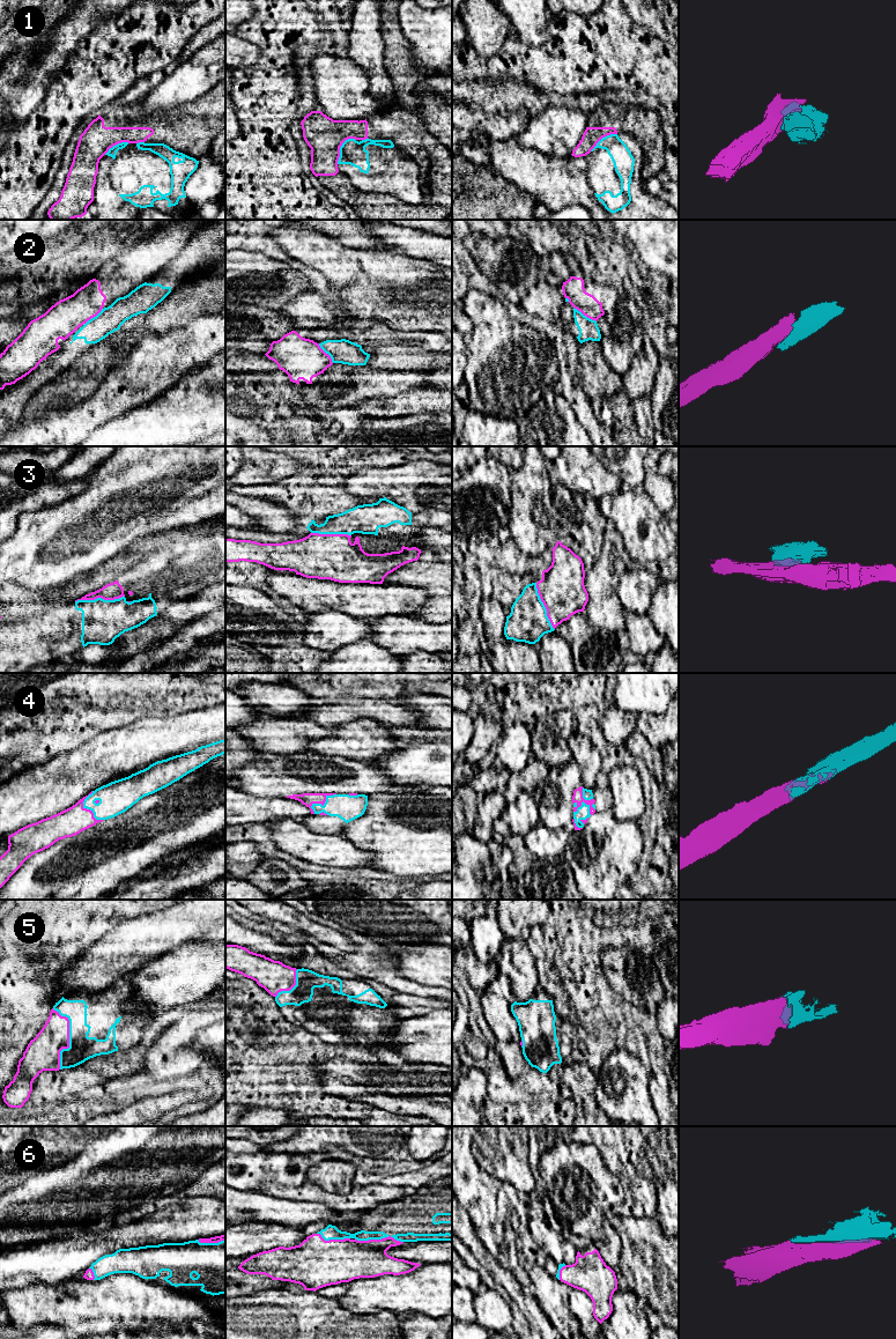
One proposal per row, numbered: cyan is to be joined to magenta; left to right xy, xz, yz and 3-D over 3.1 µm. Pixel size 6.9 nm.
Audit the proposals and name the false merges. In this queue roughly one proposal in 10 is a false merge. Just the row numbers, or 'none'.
1, 2

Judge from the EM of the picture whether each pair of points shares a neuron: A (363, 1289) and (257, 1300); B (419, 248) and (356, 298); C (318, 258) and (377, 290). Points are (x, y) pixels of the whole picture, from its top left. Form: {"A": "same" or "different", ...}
{"A": "different", "B": "different", "C": "same"}

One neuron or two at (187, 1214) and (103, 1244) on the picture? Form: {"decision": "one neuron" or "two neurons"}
{"decision": "one neuron"}

